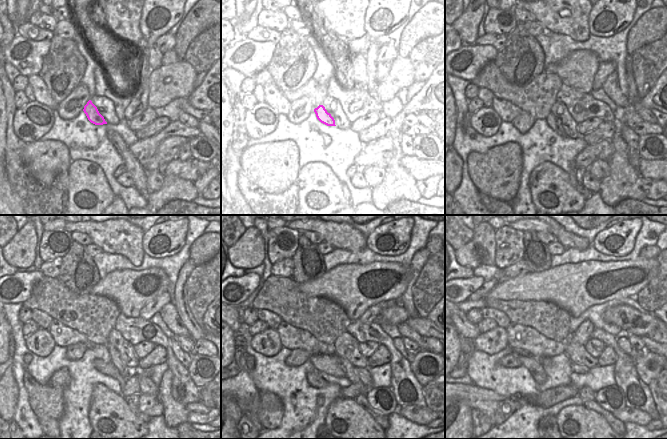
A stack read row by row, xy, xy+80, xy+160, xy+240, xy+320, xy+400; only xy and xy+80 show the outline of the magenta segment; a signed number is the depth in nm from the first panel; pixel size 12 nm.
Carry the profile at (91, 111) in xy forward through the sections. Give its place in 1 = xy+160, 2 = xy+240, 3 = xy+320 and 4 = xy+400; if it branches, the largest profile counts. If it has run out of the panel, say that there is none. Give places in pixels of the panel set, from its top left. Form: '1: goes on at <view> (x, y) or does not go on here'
1: goes on at xy+160 (554, 122)
2: goes on at xy+240 (114, 354)
3: goes on at xy+320 (349, 369)
4: goes on at xy+400 (585, 393)

